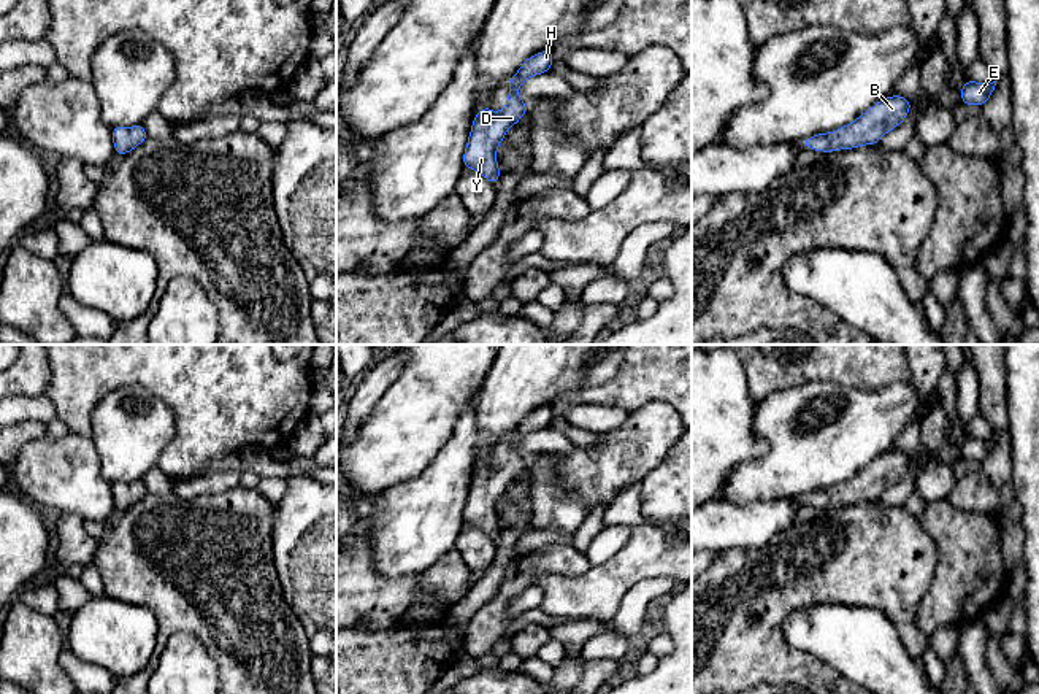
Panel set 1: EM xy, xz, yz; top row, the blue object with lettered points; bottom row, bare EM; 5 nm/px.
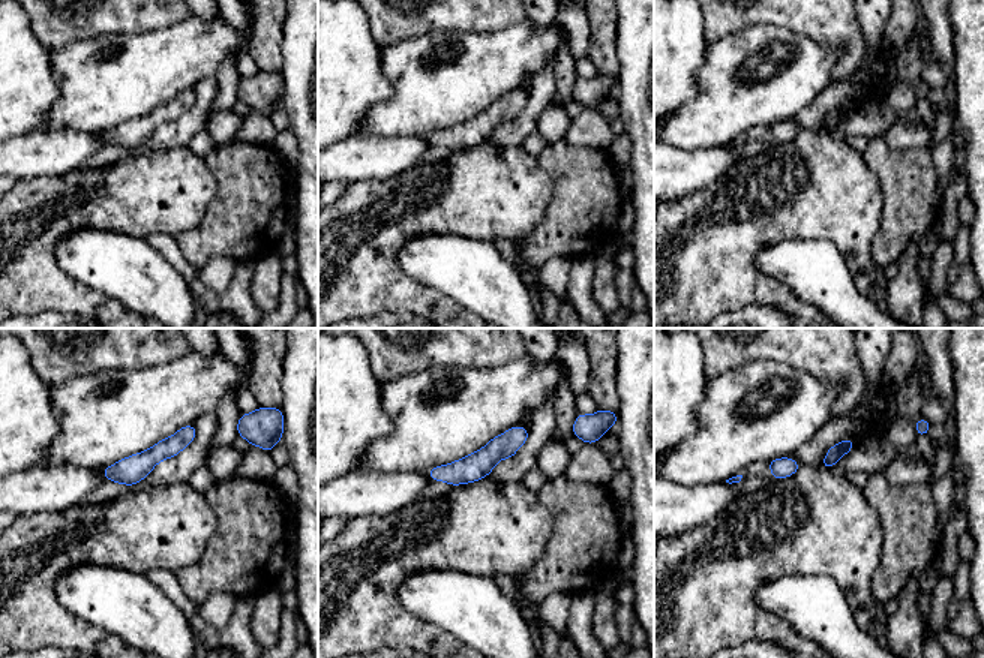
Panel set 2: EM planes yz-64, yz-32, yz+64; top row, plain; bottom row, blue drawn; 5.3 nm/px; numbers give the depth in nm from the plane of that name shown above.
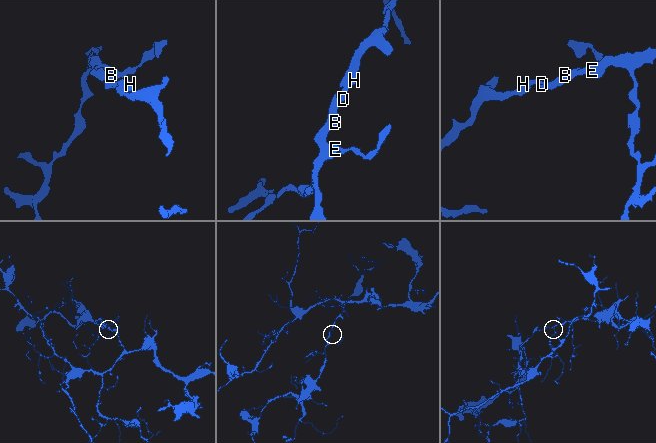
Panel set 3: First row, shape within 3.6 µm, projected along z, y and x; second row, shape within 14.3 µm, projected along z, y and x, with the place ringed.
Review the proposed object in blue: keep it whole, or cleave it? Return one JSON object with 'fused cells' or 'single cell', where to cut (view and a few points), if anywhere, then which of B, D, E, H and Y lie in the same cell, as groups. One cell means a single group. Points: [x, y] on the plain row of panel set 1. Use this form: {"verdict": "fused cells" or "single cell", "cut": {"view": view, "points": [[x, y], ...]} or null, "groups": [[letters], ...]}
{"verdict": "single cell", "cut": null, "groups": [["B", "D", "E", "H", "Y"]]}

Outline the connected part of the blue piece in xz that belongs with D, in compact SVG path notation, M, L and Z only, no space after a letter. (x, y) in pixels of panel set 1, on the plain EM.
M550 405L527 414L508 438L509 453L506 462L495 470L489 461L474 472L463 508L465 524L476 526L496 542L501 532L496 519L496 502L504 495L506 486L516 481L528 467L528 461L520 456L517 446L525 435L549 427L552 418L554 408Z

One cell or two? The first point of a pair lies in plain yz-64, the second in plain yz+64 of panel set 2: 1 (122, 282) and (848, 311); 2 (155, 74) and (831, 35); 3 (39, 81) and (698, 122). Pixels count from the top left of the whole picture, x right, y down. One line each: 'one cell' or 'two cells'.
1: one cell
2: two cells
3: two cells

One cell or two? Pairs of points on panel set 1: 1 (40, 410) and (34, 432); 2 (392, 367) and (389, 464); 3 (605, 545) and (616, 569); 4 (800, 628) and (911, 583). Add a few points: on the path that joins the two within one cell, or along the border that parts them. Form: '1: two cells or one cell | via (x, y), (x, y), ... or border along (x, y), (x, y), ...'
1: two cells | border along (45, 423), (16, 424)
2: two cells | border along (406, 361), (398, 378), (370, 413)
3: two cells | border along (633, 528), (617, 551), (590, 566)
4: two cells | border along (816, 604), (871, 605), (881, 609), (889, 616)

